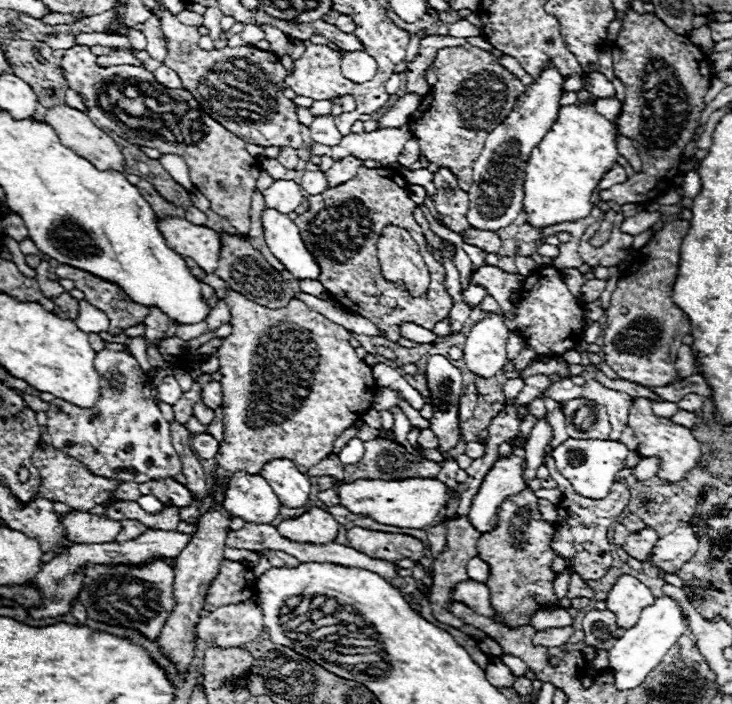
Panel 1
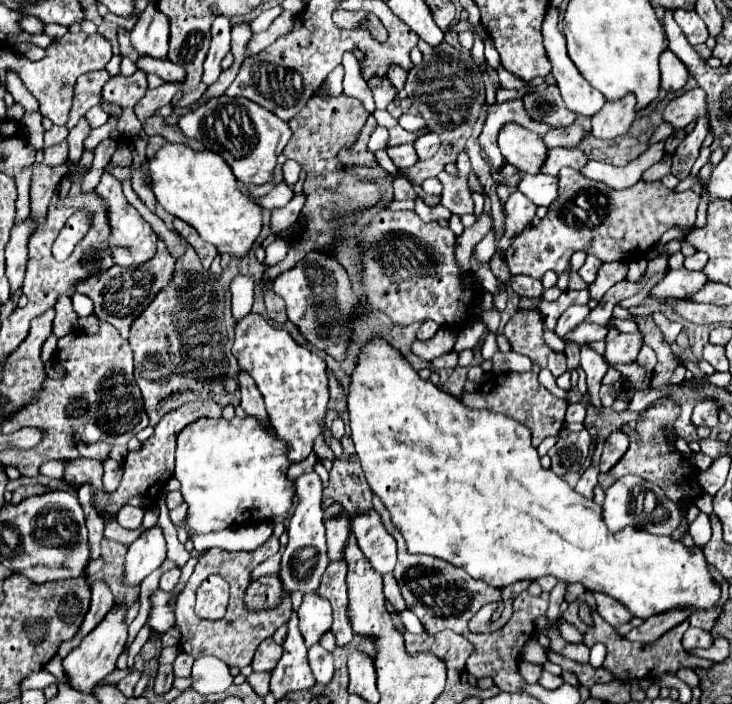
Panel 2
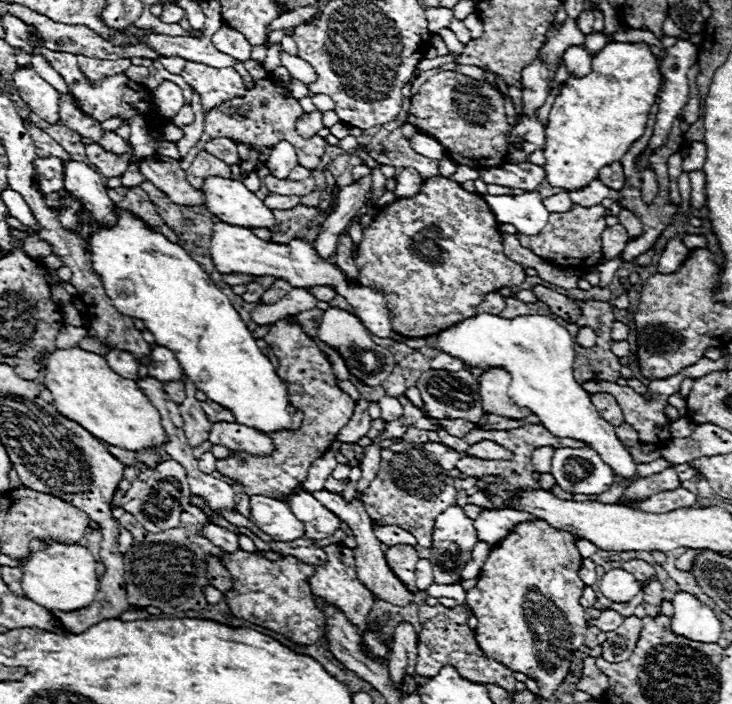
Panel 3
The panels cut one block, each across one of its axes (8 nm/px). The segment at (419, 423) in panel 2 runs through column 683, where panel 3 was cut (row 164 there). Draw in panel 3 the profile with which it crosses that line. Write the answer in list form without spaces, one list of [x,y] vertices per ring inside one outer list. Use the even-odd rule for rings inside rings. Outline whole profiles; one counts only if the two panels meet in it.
[[[606,44],[592,58],[592,72],[584,78],[568,78],[566,86],[554,98],[544,146],[546,182],[568,192],[582,190],[598,178],[600,168],[618,162],[644,134],[660,86],[656,56],[648,44]]]

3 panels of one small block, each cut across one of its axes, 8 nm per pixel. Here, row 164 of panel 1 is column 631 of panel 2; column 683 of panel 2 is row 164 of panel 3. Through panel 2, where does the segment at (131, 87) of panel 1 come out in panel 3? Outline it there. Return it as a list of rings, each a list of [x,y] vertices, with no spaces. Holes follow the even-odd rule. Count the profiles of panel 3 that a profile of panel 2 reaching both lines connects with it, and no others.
[[[200,152],[200,154],[196,156],[196,160],[194,160],[192,166],[188,168],[186,176],[188,176],[188,182],[190,182],[194,188],[202,188],[202,184],[204,184],[204,180],[206,180],[208,176],[228,176],[228,178],[232,178],[230,166],[226,168],[226,164],[224,164],[222,160],[218,160],[216,156],[212,156],[212,154],[208,154],[208,152]]]

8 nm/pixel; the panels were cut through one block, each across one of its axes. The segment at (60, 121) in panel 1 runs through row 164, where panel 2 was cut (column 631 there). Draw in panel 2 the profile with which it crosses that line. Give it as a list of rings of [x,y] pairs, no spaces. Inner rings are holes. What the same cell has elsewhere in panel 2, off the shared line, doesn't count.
[[[626,96],[626,100],[604,104],[604,108],[592,116],[590,132],[600,140],[614,140],[630,130],[634,118],[634,96]]]

